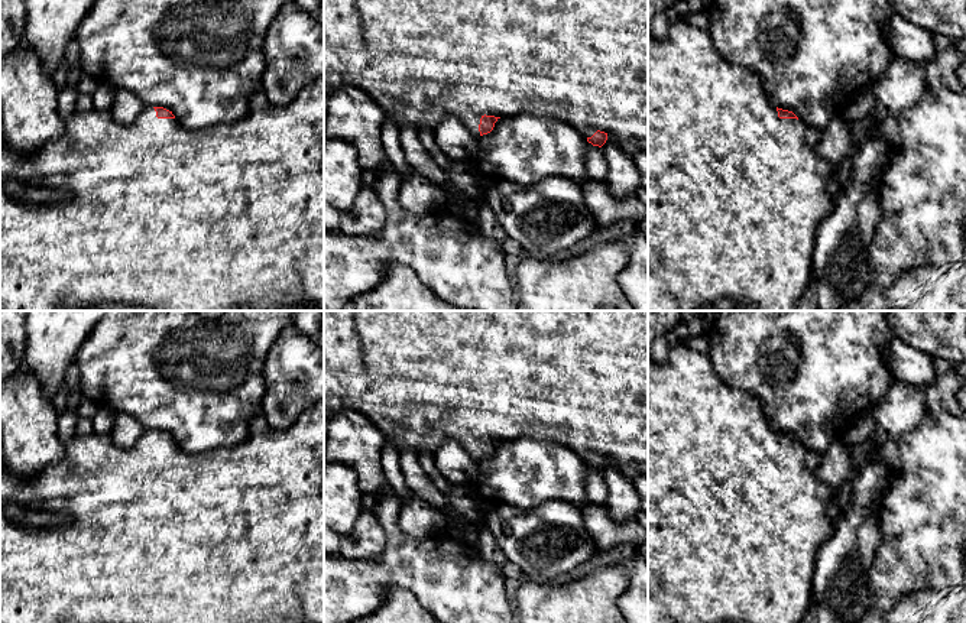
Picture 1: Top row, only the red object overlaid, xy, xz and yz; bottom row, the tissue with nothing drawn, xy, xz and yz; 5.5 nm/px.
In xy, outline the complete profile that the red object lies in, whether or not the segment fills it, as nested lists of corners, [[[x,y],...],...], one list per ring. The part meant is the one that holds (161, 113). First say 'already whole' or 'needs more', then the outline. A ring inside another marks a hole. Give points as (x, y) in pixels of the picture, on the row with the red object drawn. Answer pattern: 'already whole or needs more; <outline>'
needs more; [[[324,75],[309,81],[298,95],[286,106],[275,106],[269,101],[265,87],[256,91],[249,101],[247,116],[234,123],[189,130],[179,124],[172,111],[163,107],[146,106],[139,117],[130,124],[120,123],[108,110],[75,110],[65,120],[62,136],[43,145],[39,150],[22,155],[0,139],[0,311],[90,311],[103,304],[126,304],[146,306],[150,311],[324,311]],[[9,179],[19,179],[32,186],[45,186],[64,191],[68,197],[62,201],[46,204],[29,204],[12,195],[6,189]]]

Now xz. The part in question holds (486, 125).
needs more; [[[324,0],[324,126],[328,100],[343,85],[364,91],[399,129],[434,130],[453,116],[479,137],[500,117],[535,111],[564,121],[593,146],[610,139],[629,158],[648,153],[648,0]]]

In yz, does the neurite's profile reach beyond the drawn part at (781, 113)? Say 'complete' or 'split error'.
split error

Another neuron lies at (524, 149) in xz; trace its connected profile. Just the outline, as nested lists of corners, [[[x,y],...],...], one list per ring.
[[[548,114],[500,117],[490,133],[476,140],[479,156],[469,162],[490,186],[500,181],[532,185],[550,176],[581,184],[589,178],[584,156],[591,143]]]

